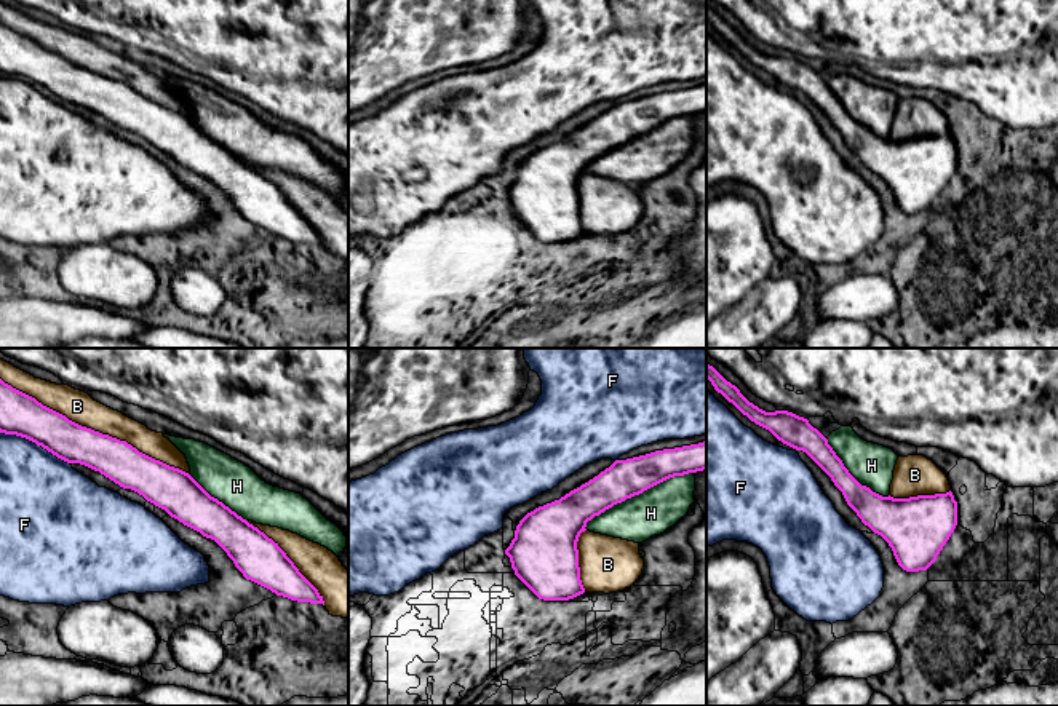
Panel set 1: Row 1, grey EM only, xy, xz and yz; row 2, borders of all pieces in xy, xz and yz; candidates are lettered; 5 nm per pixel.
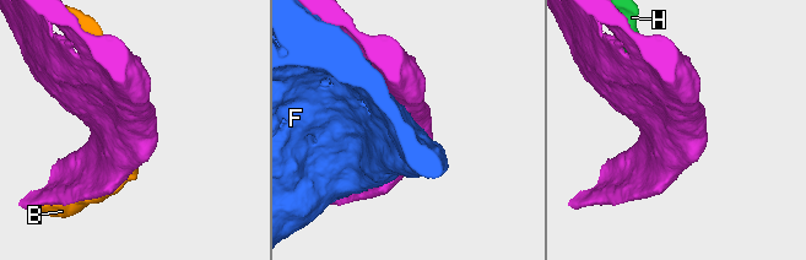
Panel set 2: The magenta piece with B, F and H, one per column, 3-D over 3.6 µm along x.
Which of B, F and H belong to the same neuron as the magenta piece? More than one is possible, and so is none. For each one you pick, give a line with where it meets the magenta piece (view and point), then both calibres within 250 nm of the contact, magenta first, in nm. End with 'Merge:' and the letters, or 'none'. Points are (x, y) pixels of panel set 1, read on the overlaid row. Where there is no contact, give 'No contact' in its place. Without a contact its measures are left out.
Merge: none

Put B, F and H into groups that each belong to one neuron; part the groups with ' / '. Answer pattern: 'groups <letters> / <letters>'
groups B / F / H

